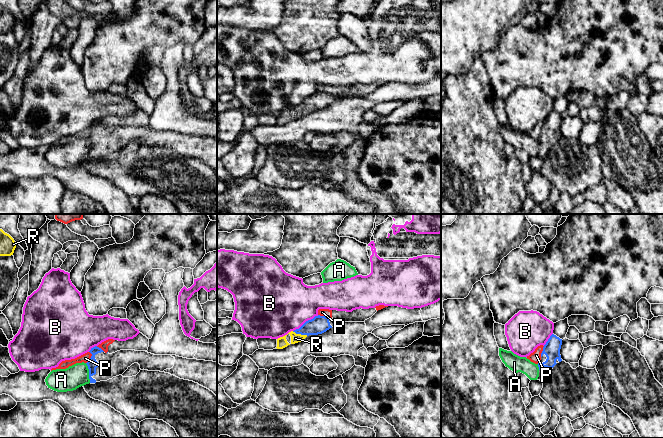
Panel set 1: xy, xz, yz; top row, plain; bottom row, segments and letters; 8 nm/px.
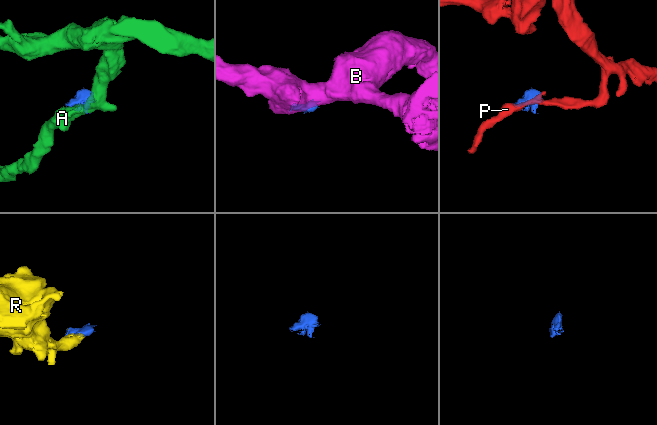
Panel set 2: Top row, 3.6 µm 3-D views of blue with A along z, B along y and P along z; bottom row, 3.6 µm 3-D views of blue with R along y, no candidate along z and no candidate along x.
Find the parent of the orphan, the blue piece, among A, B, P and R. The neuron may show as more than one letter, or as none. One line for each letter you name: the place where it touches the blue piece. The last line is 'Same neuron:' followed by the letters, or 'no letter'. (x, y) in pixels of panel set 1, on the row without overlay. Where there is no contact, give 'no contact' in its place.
R: contact xz (300, 109)
Same neuron: R

